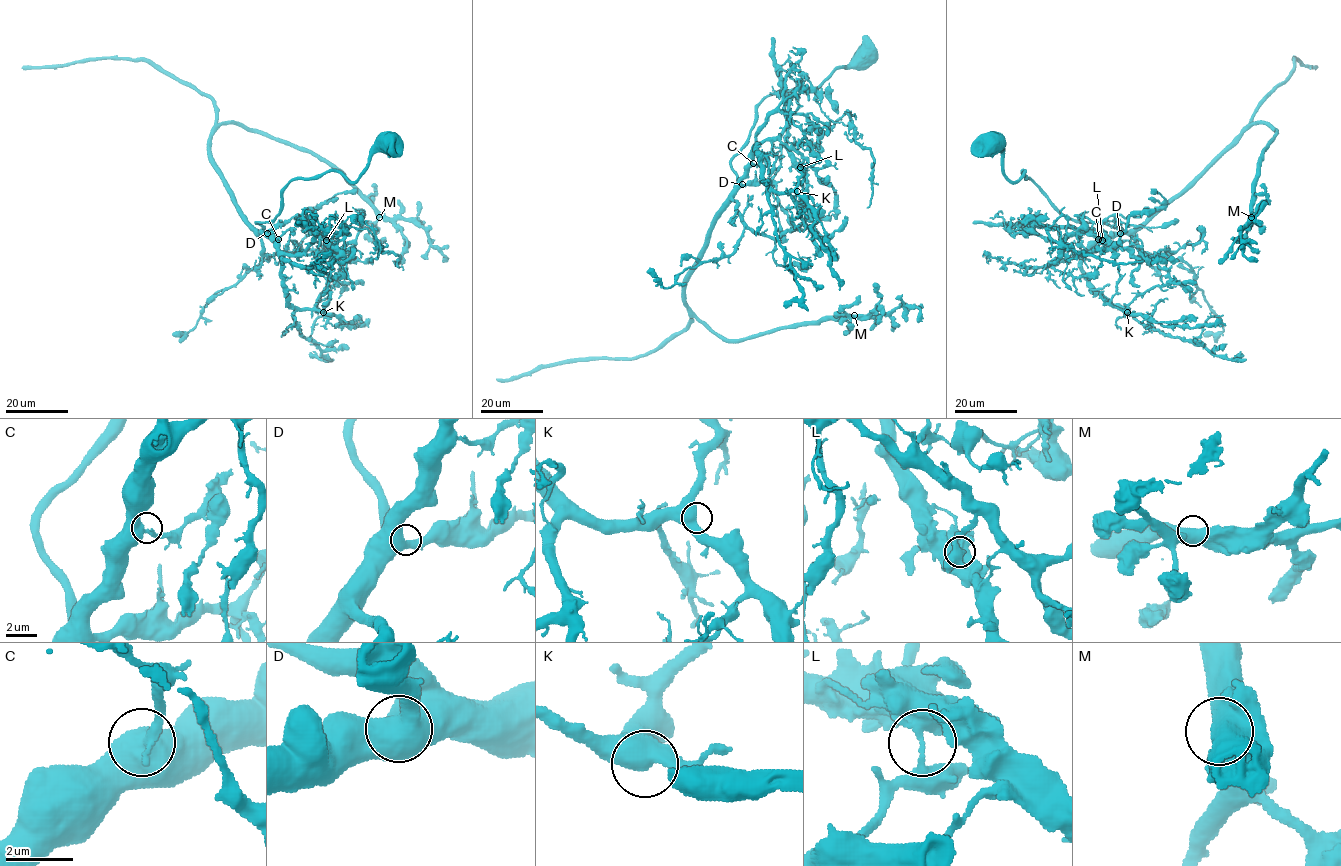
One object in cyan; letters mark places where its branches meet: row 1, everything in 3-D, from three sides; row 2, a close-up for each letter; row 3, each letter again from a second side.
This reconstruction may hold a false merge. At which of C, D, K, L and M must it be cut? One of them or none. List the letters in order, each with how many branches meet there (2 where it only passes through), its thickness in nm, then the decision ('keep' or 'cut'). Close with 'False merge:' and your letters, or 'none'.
C: 2 | 480 nm | keep
D: 2 | 550 nm | keep
K: 2 | 550 nm | keep
L: 2 | 360 nm | cut
M: 2 | 600 nm | keep
False merge: L

